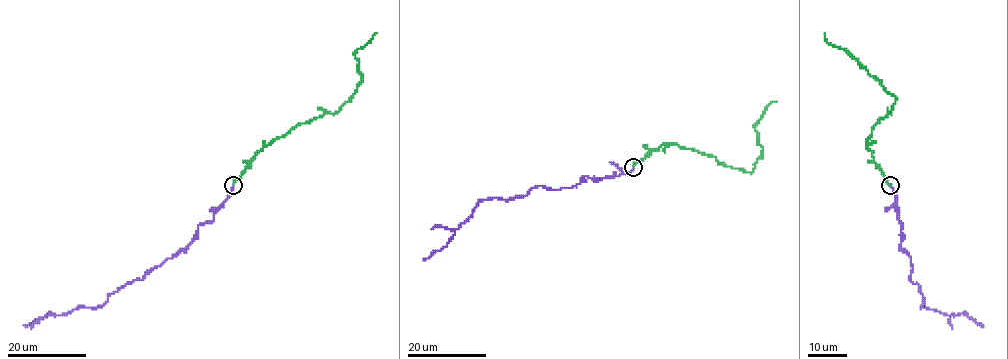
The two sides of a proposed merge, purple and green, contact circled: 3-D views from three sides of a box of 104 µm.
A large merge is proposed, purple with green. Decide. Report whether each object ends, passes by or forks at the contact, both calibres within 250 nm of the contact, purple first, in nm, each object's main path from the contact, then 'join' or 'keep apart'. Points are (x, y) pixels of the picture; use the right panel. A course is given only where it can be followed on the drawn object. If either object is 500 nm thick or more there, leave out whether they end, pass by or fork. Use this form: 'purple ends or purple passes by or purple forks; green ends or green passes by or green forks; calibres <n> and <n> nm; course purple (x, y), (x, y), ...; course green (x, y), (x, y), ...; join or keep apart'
purple ends; green ends; calibres 160 and 240 nm; course purple (891, 185), (902, 226), (898, 248), (910, 257), (908, 278), (920, 286), (921, 308), (965, 313), (984, 325); course green (891, 185), (867, 148), (866, 140), (876, 123), (891, 113), (895, 98), (843, 49), (831, 45), (824, 32); join

